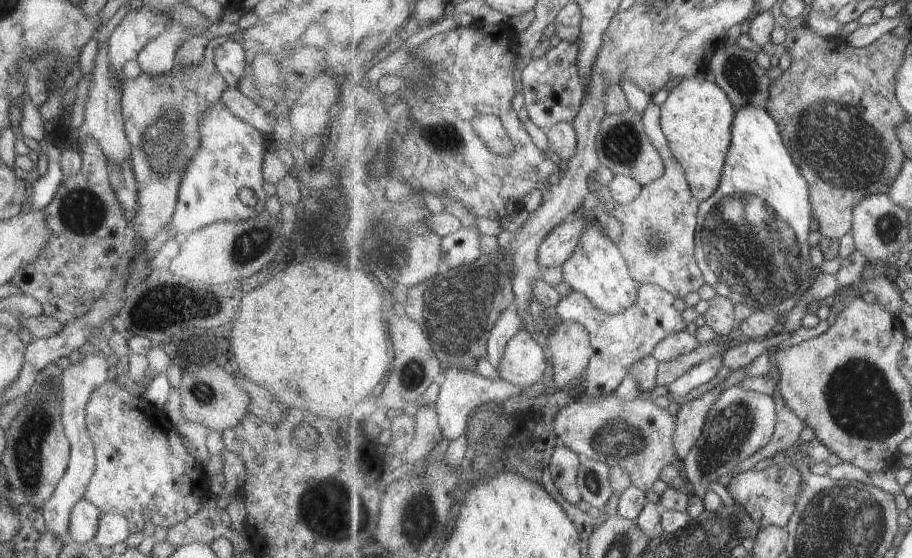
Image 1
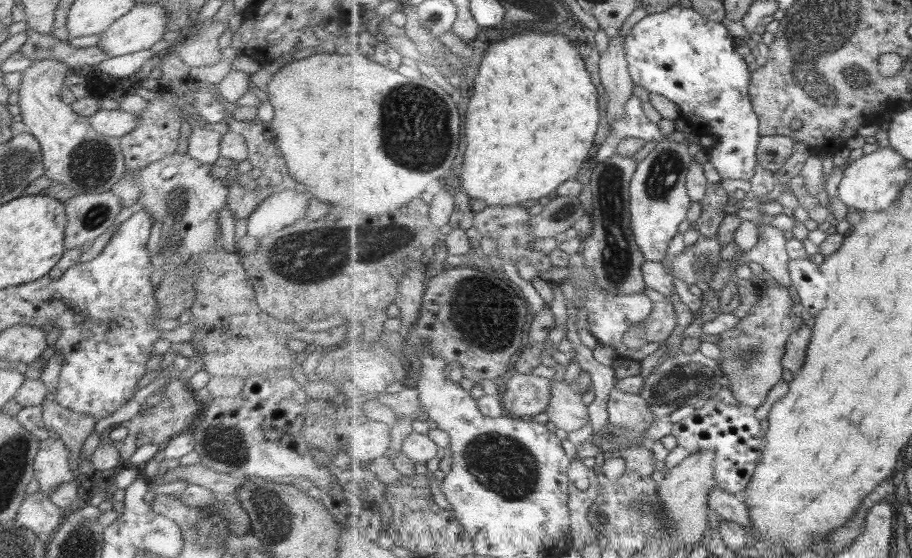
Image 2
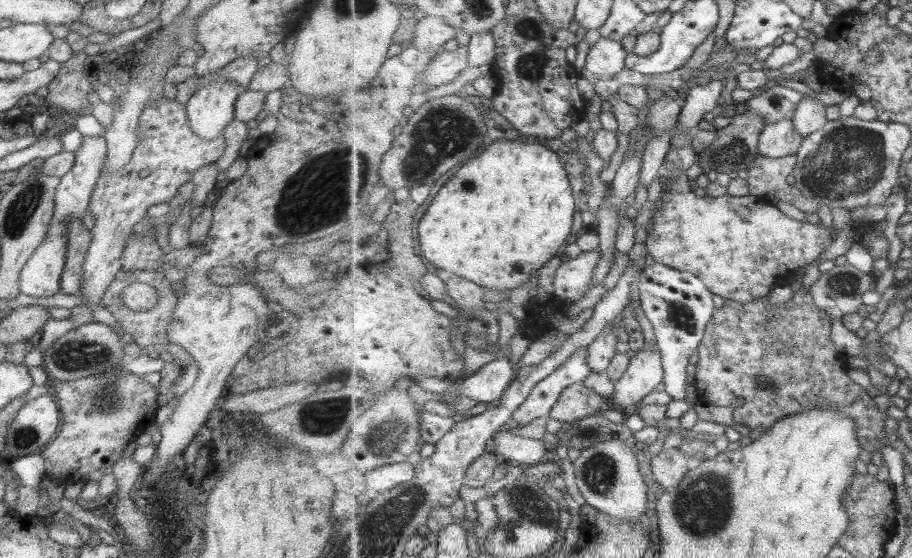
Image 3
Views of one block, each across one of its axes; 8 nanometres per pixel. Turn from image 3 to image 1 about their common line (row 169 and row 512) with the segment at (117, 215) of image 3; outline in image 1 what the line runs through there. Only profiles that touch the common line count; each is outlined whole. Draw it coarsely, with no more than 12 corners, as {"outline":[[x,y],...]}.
{"outline":[[110,377],[91,392],[83,498],[131,533],[210,496],[162,410]]}

